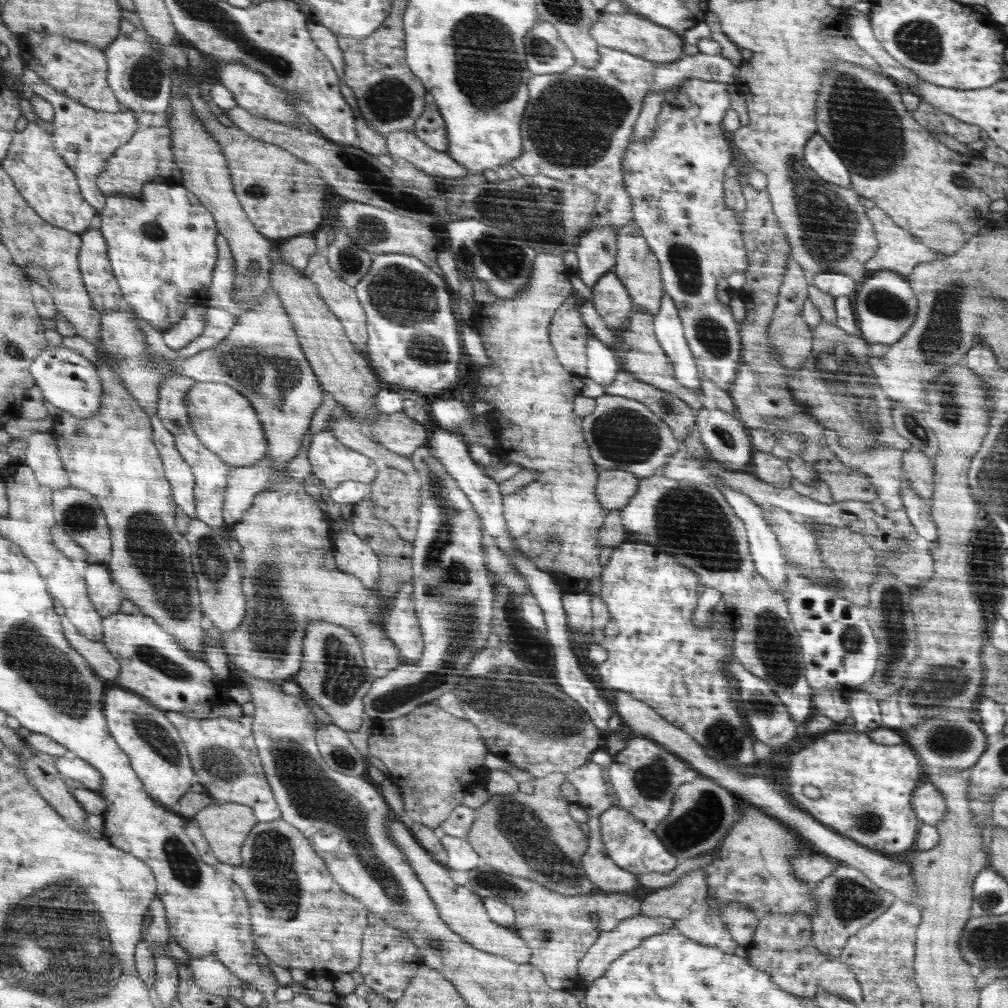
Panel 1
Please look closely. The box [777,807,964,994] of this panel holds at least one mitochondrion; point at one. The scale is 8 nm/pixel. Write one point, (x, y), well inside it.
(849, 900)

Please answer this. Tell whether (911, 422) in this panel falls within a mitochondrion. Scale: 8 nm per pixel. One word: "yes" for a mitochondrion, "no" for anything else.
yes

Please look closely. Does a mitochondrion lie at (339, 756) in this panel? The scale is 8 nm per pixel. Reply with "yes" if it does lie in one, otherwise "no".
yes

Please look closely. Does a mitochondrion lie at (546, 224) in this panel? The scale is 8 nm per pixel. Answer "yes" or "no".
yes

